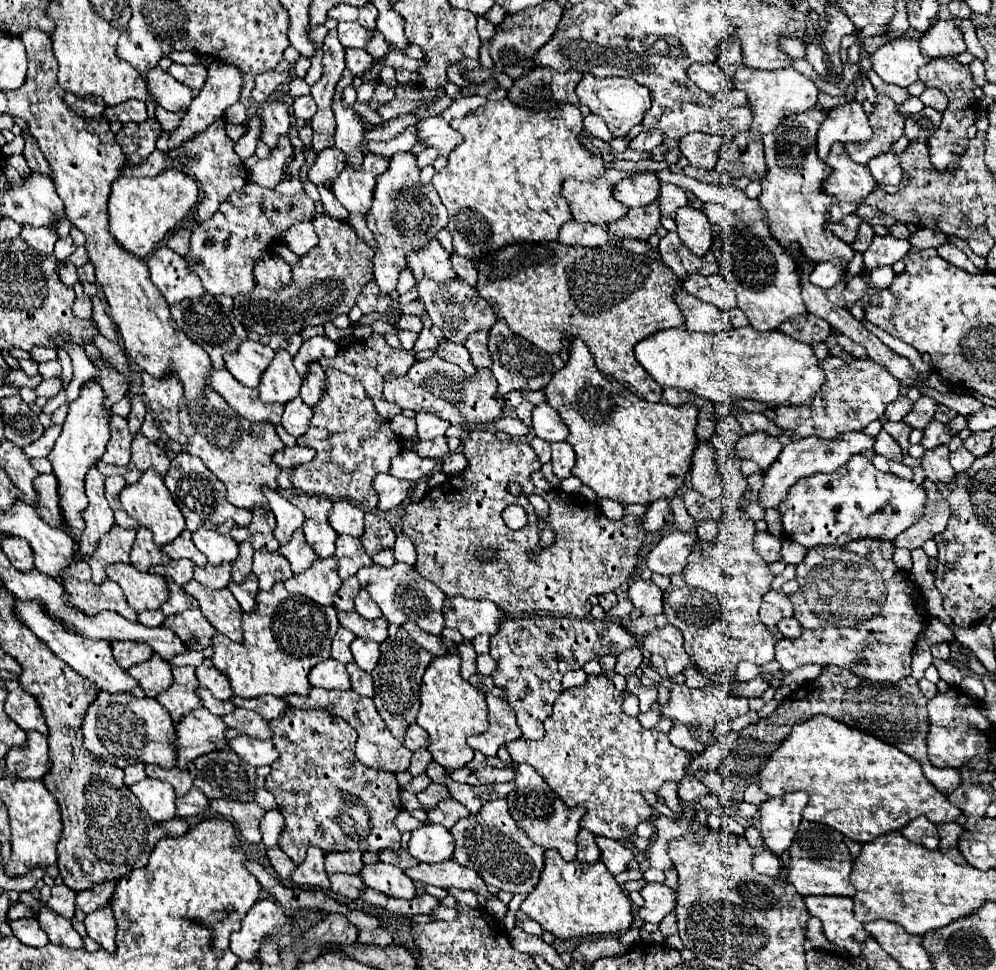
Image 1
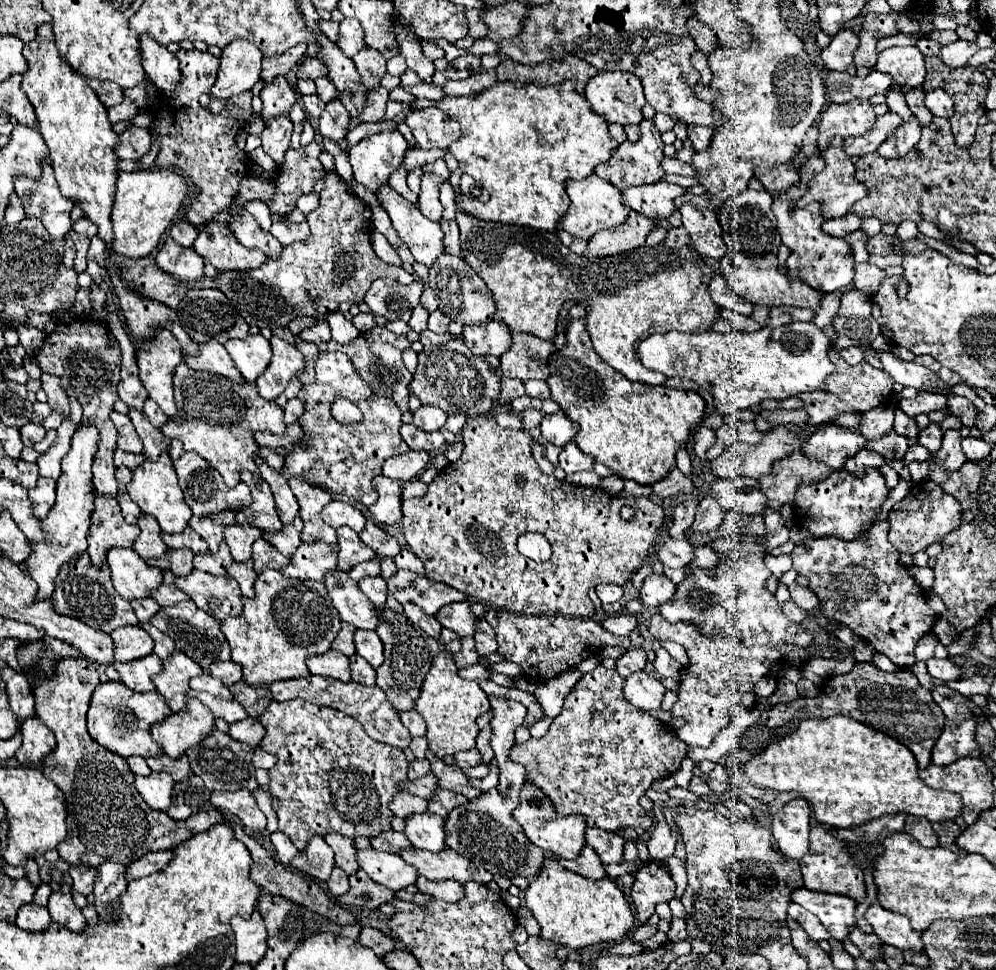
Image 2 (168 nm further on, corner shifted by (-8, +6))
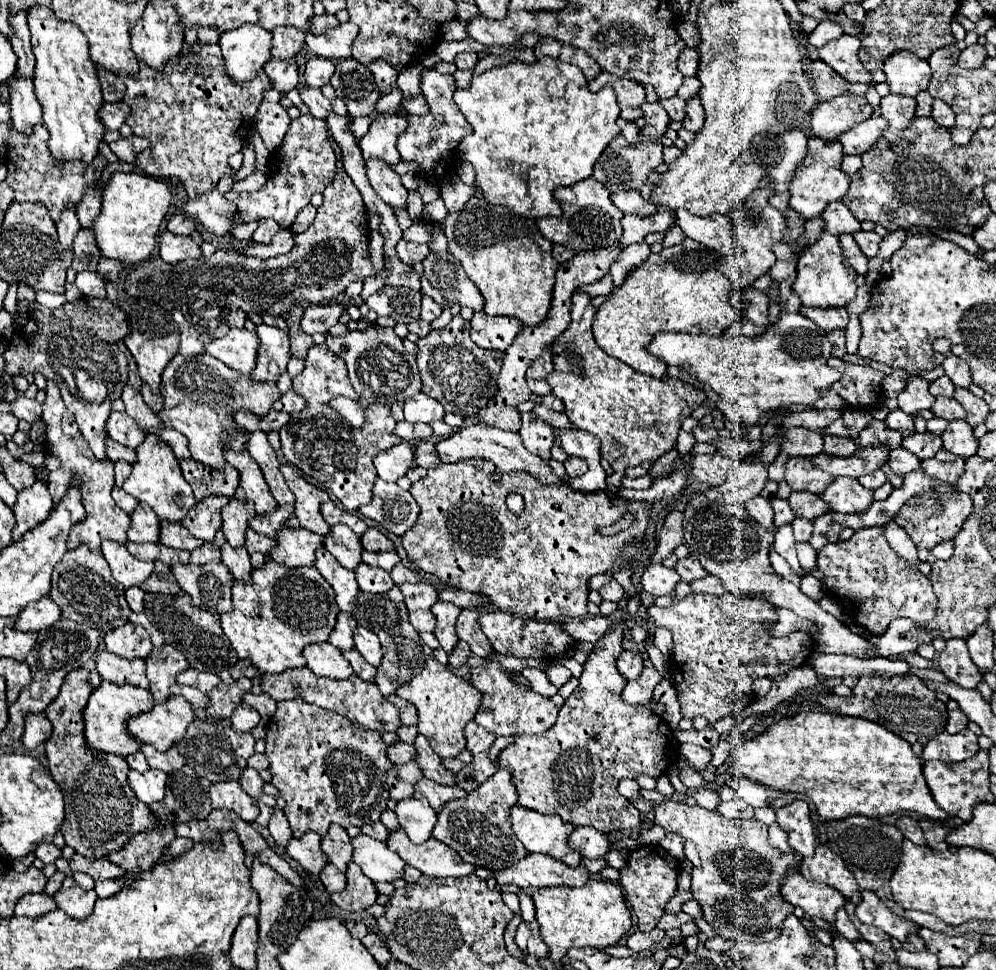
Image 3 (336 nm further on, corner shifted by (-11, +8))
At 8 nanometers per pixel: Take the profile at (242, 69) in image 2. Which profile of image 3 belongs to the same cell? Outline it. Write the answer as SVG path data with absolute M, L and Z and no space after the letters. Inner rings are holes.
M241 25L225 31L219 39L227 75L235 83L247 83L257 77L271 59L271 33L257 25Z

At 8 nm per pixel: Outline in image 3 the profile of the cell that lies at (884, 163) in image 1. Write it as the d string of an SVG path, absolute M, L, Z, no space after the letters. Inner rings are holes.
M893 93L881 97L881 115L889 123L889 131L885 131L885 139L889 143L899 143L903 131L911 125L915 117L915 97L893 95Z

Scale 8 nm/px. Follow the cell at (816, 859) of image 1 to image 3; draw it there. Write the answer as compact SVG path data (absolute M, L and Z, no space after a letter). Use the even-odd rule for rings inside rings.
M817 845L813 857L803 857L801 875L841 891L841 895L845 895L845 899L855 905L861 903L861 889L853 873L847 869L845 861L825 845Z

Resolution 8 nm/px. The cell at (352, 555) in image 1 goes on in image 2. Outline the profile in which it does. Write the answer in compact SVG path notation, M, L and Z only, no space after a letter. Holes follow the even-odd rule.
M338 527L338 569L340 571L350 571L356 563L362 561L370 561L376 555L372 553L372 549L368 545L362 543L362 539L350 529L350 527Z

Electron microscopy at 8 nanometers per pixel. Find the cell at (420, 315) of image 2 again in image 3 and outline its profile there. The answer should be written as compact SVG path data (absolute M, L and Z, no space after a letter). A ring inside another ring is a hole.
M423 295L423 301L421 301L421 319L423 321L435 321L439 315L441 315L441 305L437 305L429 295Z

